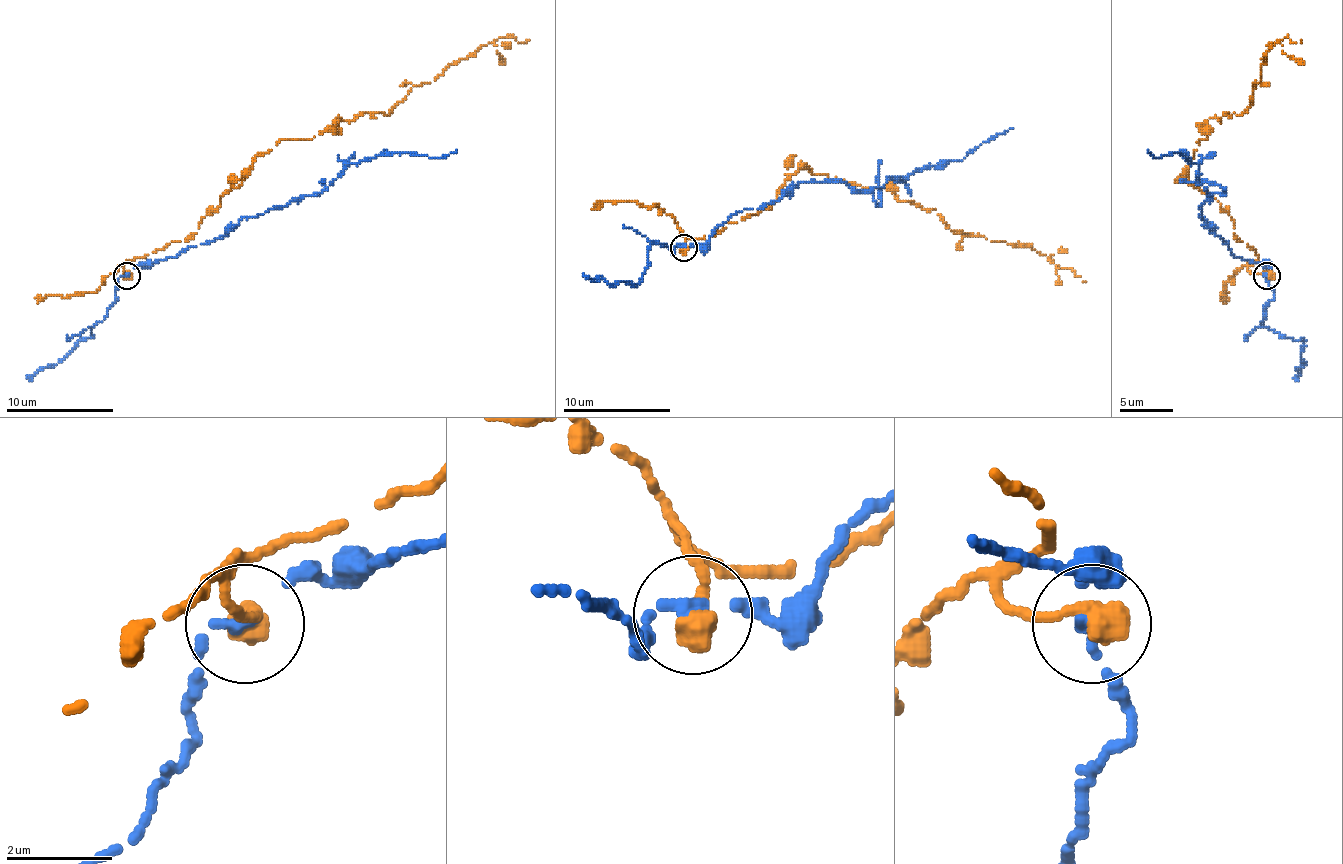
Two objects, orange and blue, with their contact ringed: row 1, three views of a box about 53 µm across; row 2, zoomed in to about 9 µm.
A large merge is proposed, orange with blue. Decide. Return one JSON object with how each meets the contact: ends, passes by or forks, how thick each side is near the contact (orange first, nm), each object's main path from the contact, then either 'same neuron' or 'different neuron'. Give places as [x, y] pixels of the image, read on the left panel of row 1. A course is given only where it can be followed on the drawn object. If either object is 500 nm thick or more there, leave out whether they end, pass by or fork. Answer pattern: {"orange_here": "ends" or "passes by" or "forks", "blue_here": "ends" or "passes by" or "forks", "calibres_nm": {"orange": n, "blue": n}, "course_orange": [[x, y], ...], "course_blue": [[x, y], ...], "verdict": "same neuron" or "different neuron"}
{"calibres_nm": {"orange": 500, "blue": 260}, "course_orange": [[126, 276], [134, 257], [188, 241], [282, 139], [386, 115], [488, 42], [529, 40]], "course_blue": [[126, 276], [188, 249], [223, 238], [244, 217], [317, 195], [352, 163], [405, 152], [440, 158], [456, 150]], "verdict": "different neuron"}

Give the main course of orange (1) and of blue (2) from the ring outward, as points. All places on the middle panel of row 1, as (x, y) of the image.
1: (682, 246), (680, 228), (720, 233), (809, 169), (892, 190), (951, 230), (1029, 244), (1085, 281)
2: (682, 246), (704, 244), (731, 217), (779, 201), (801, 182), (873, 190), (927, 166), (962, 161), (1013, 128)

